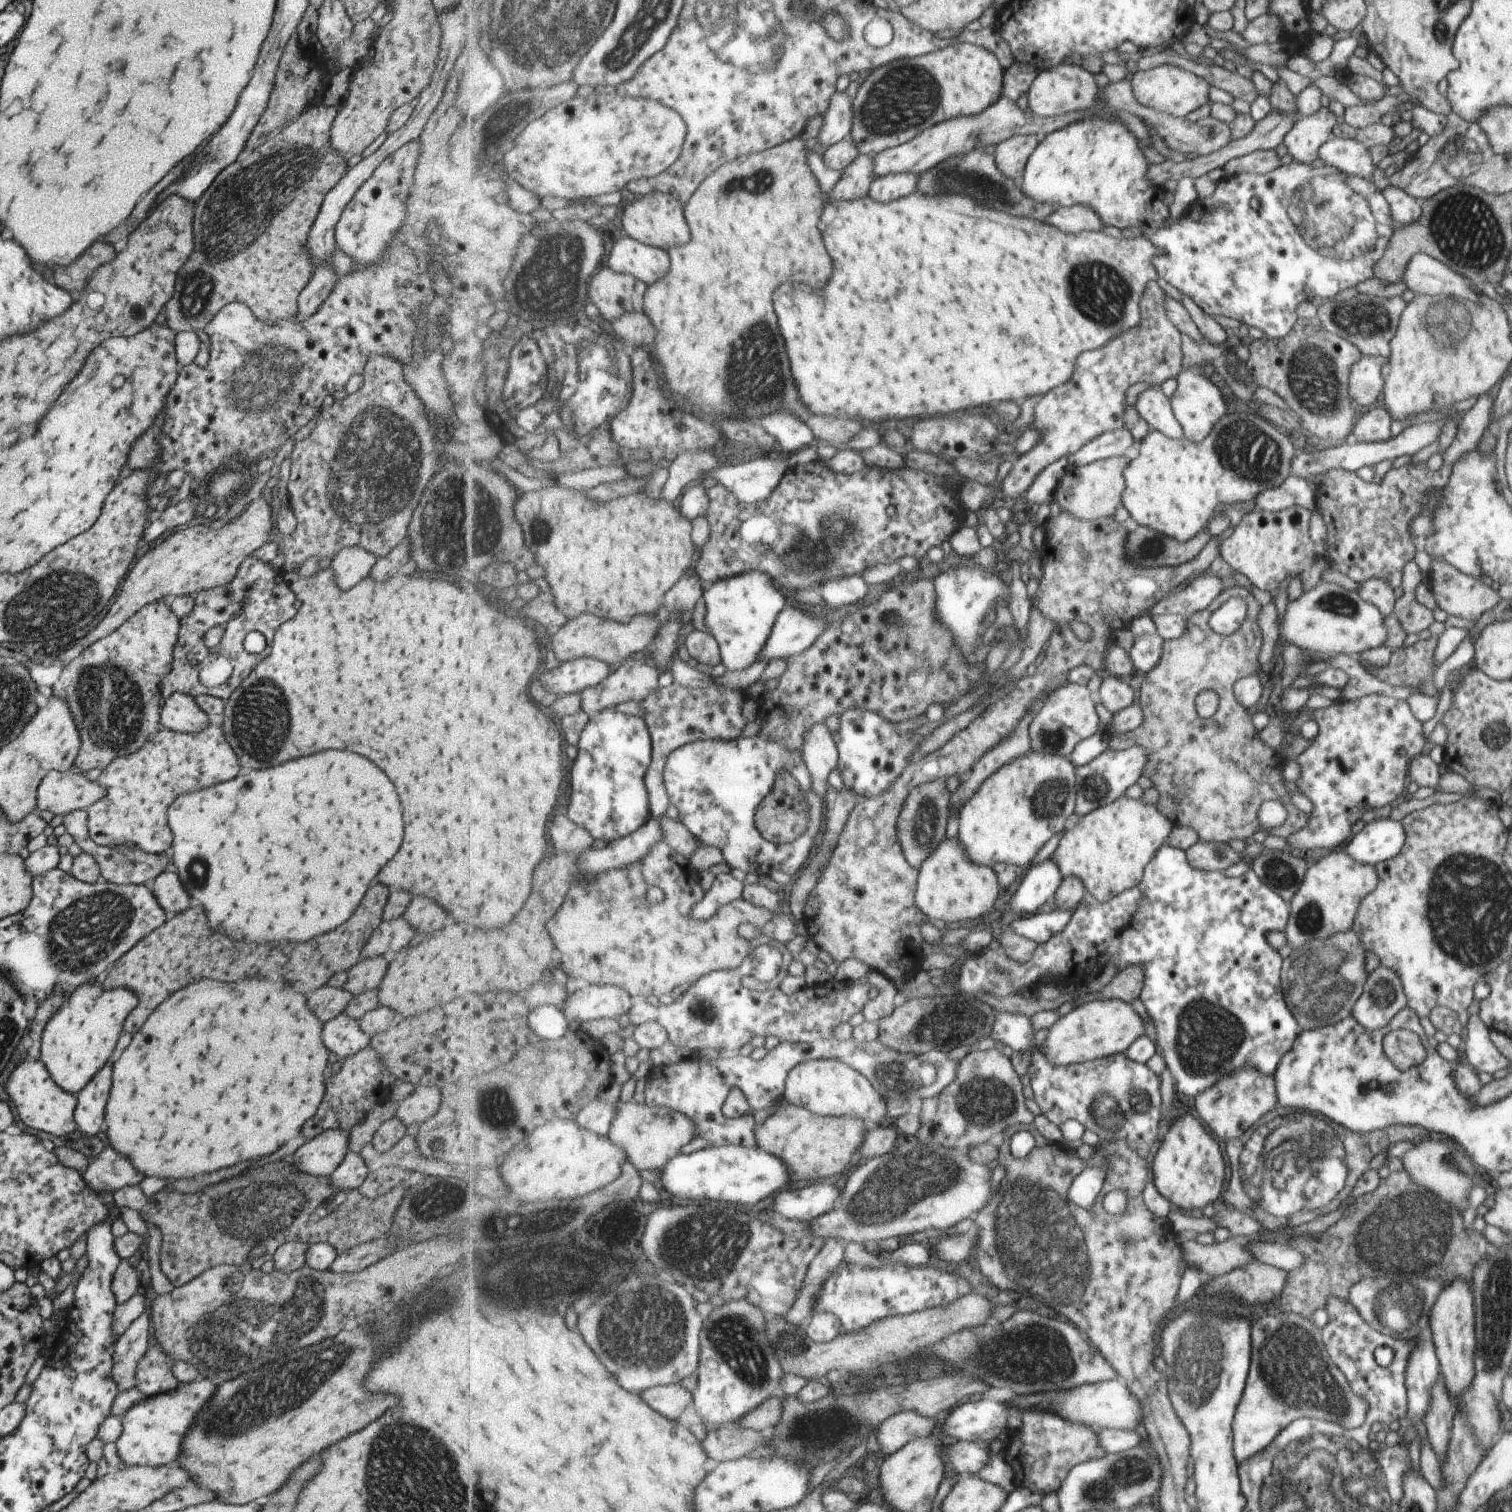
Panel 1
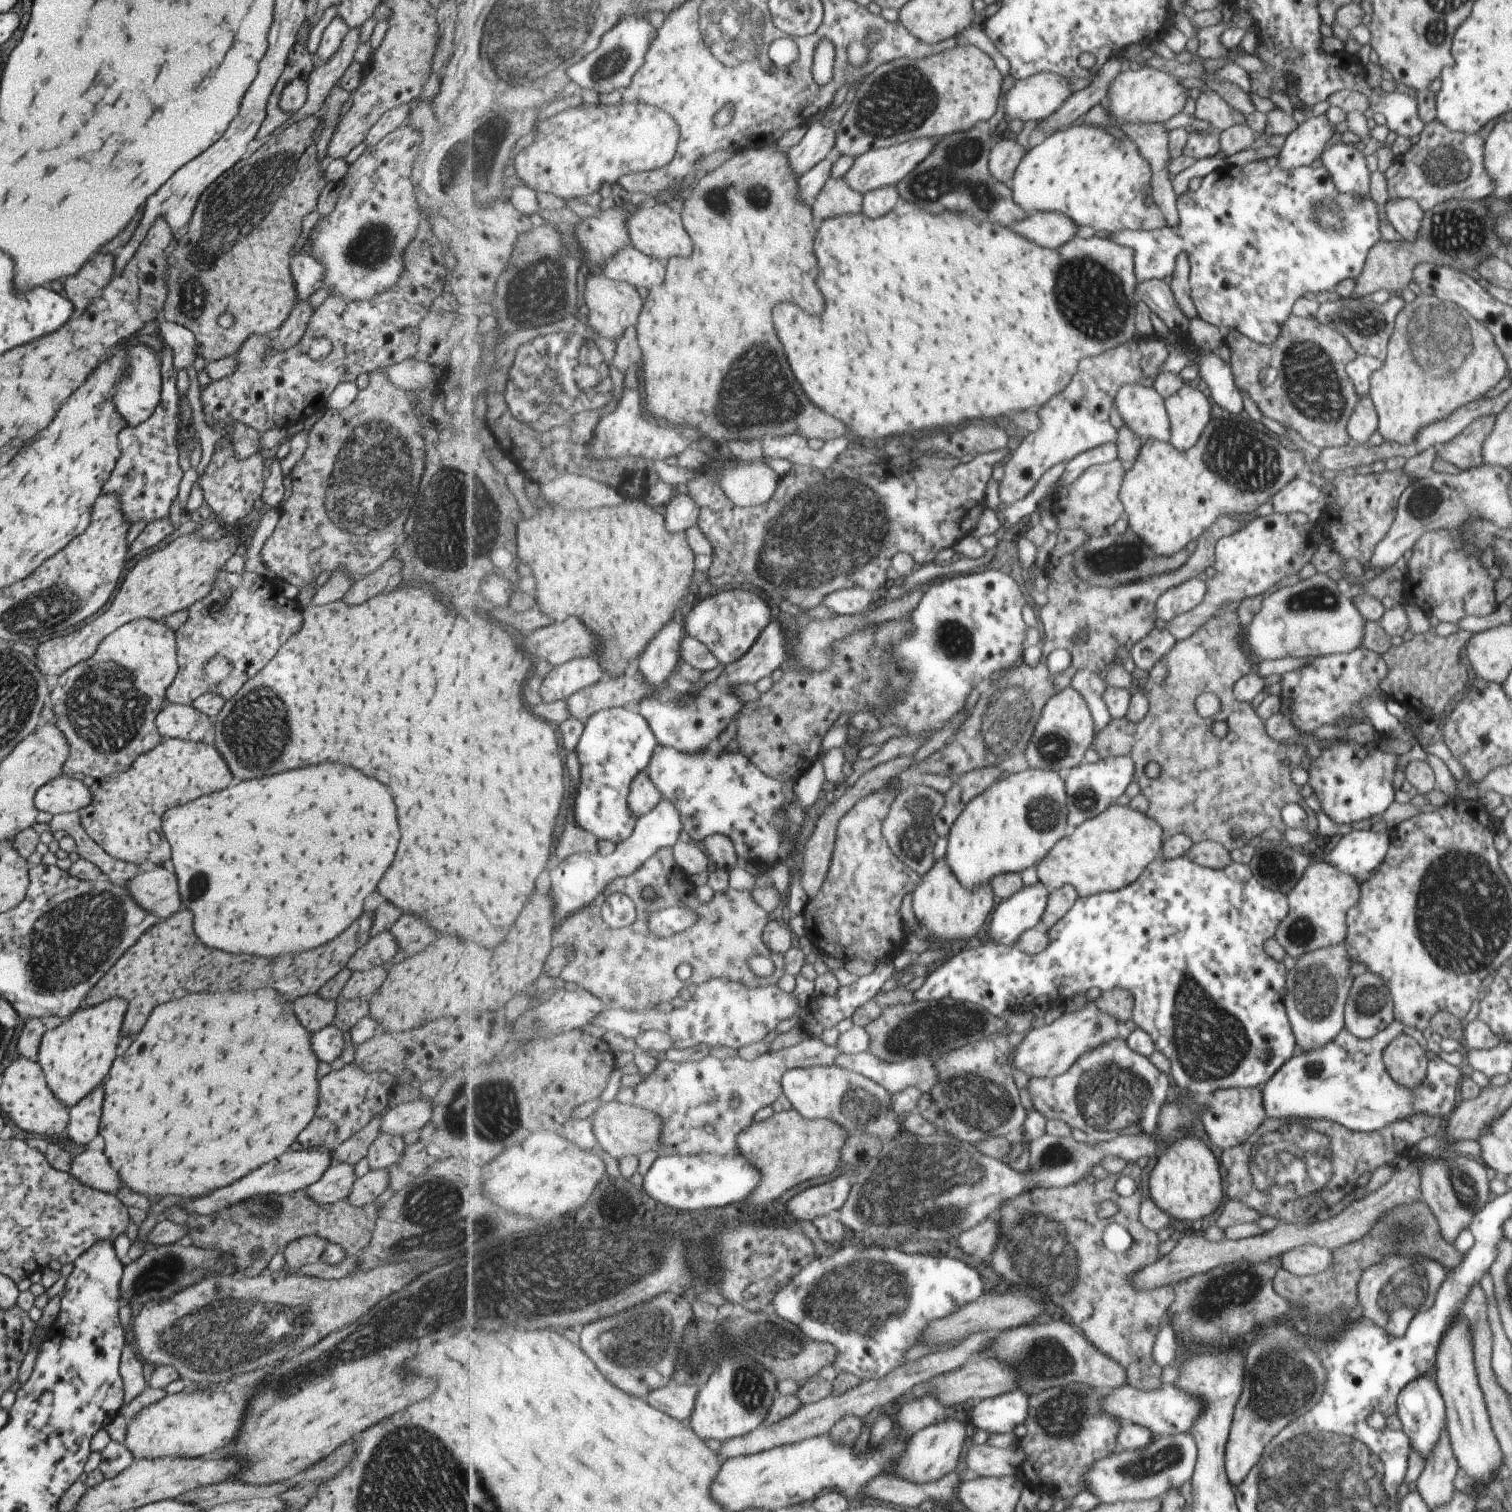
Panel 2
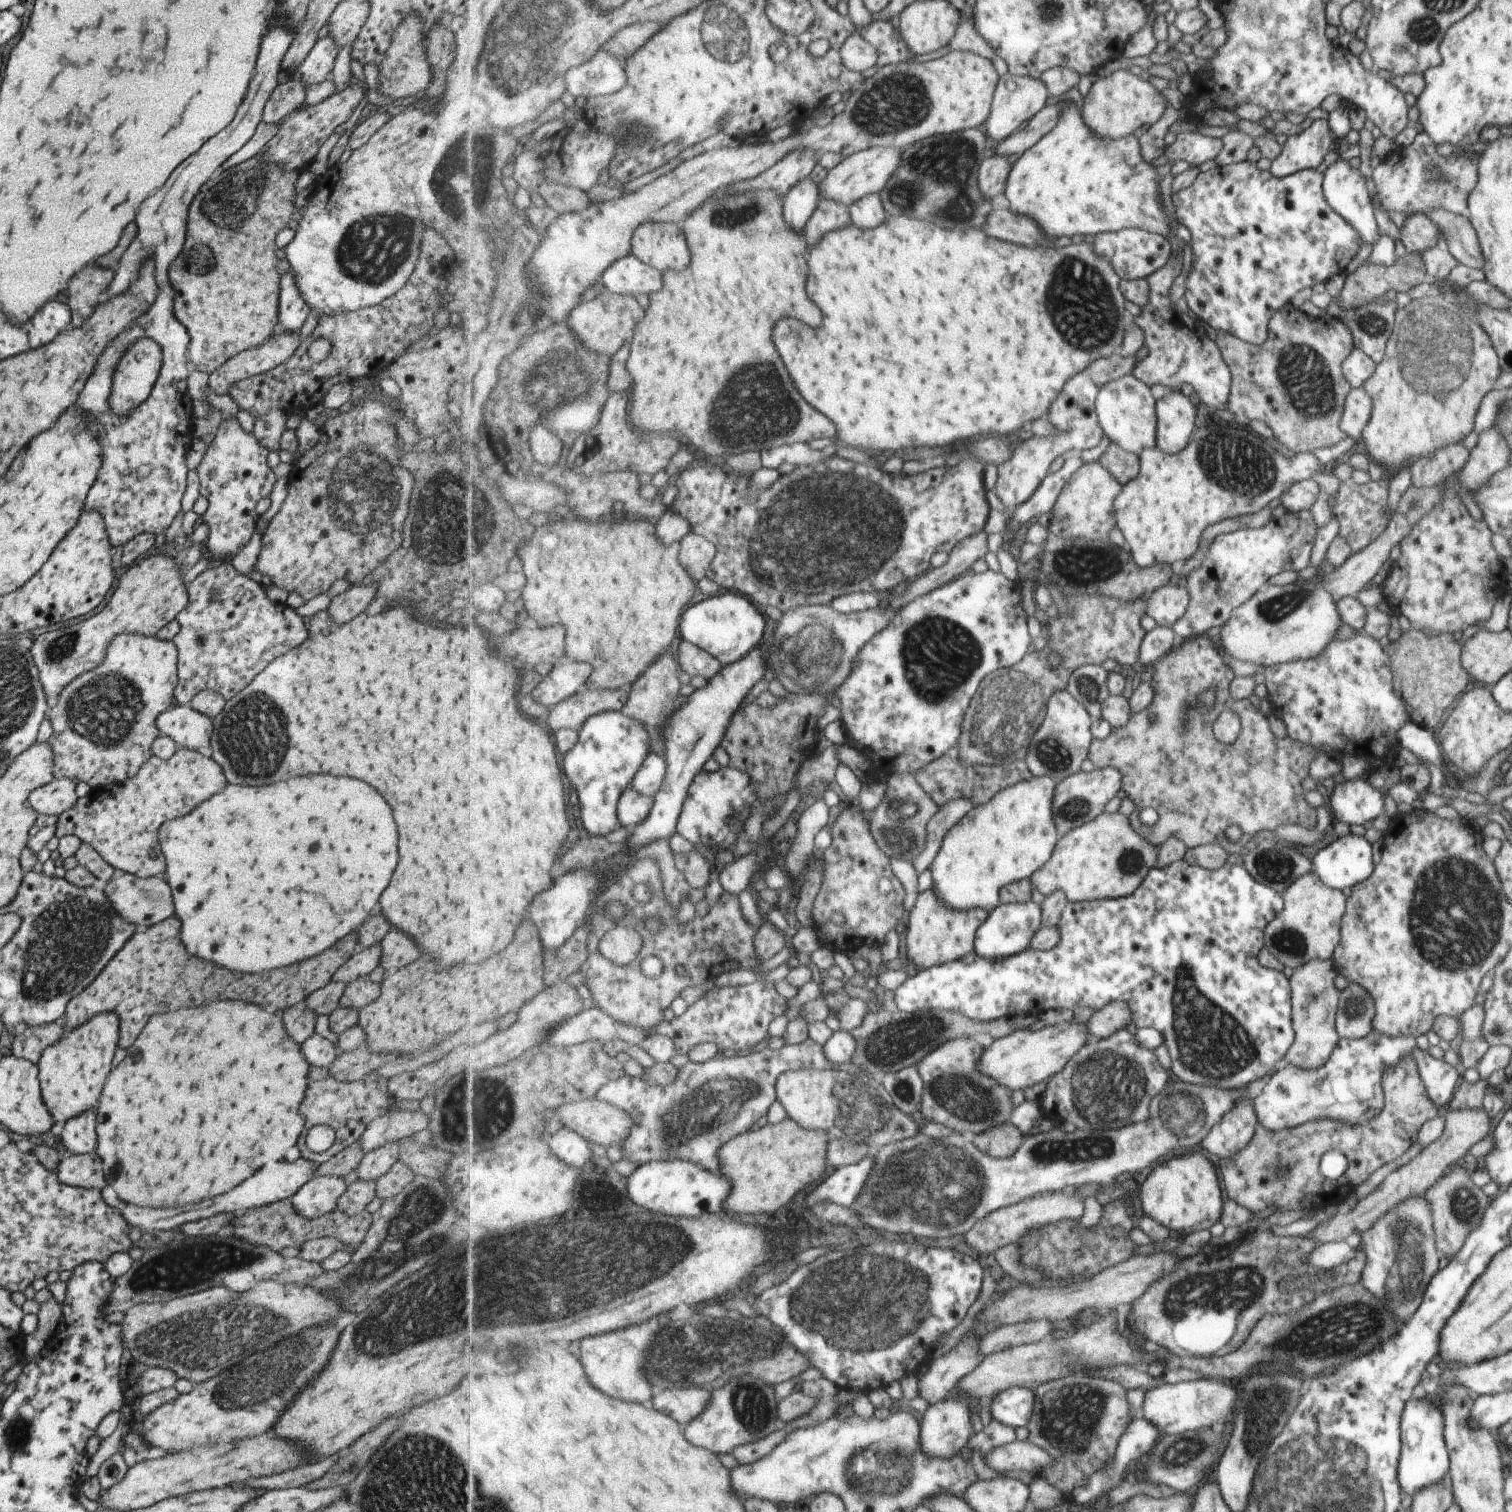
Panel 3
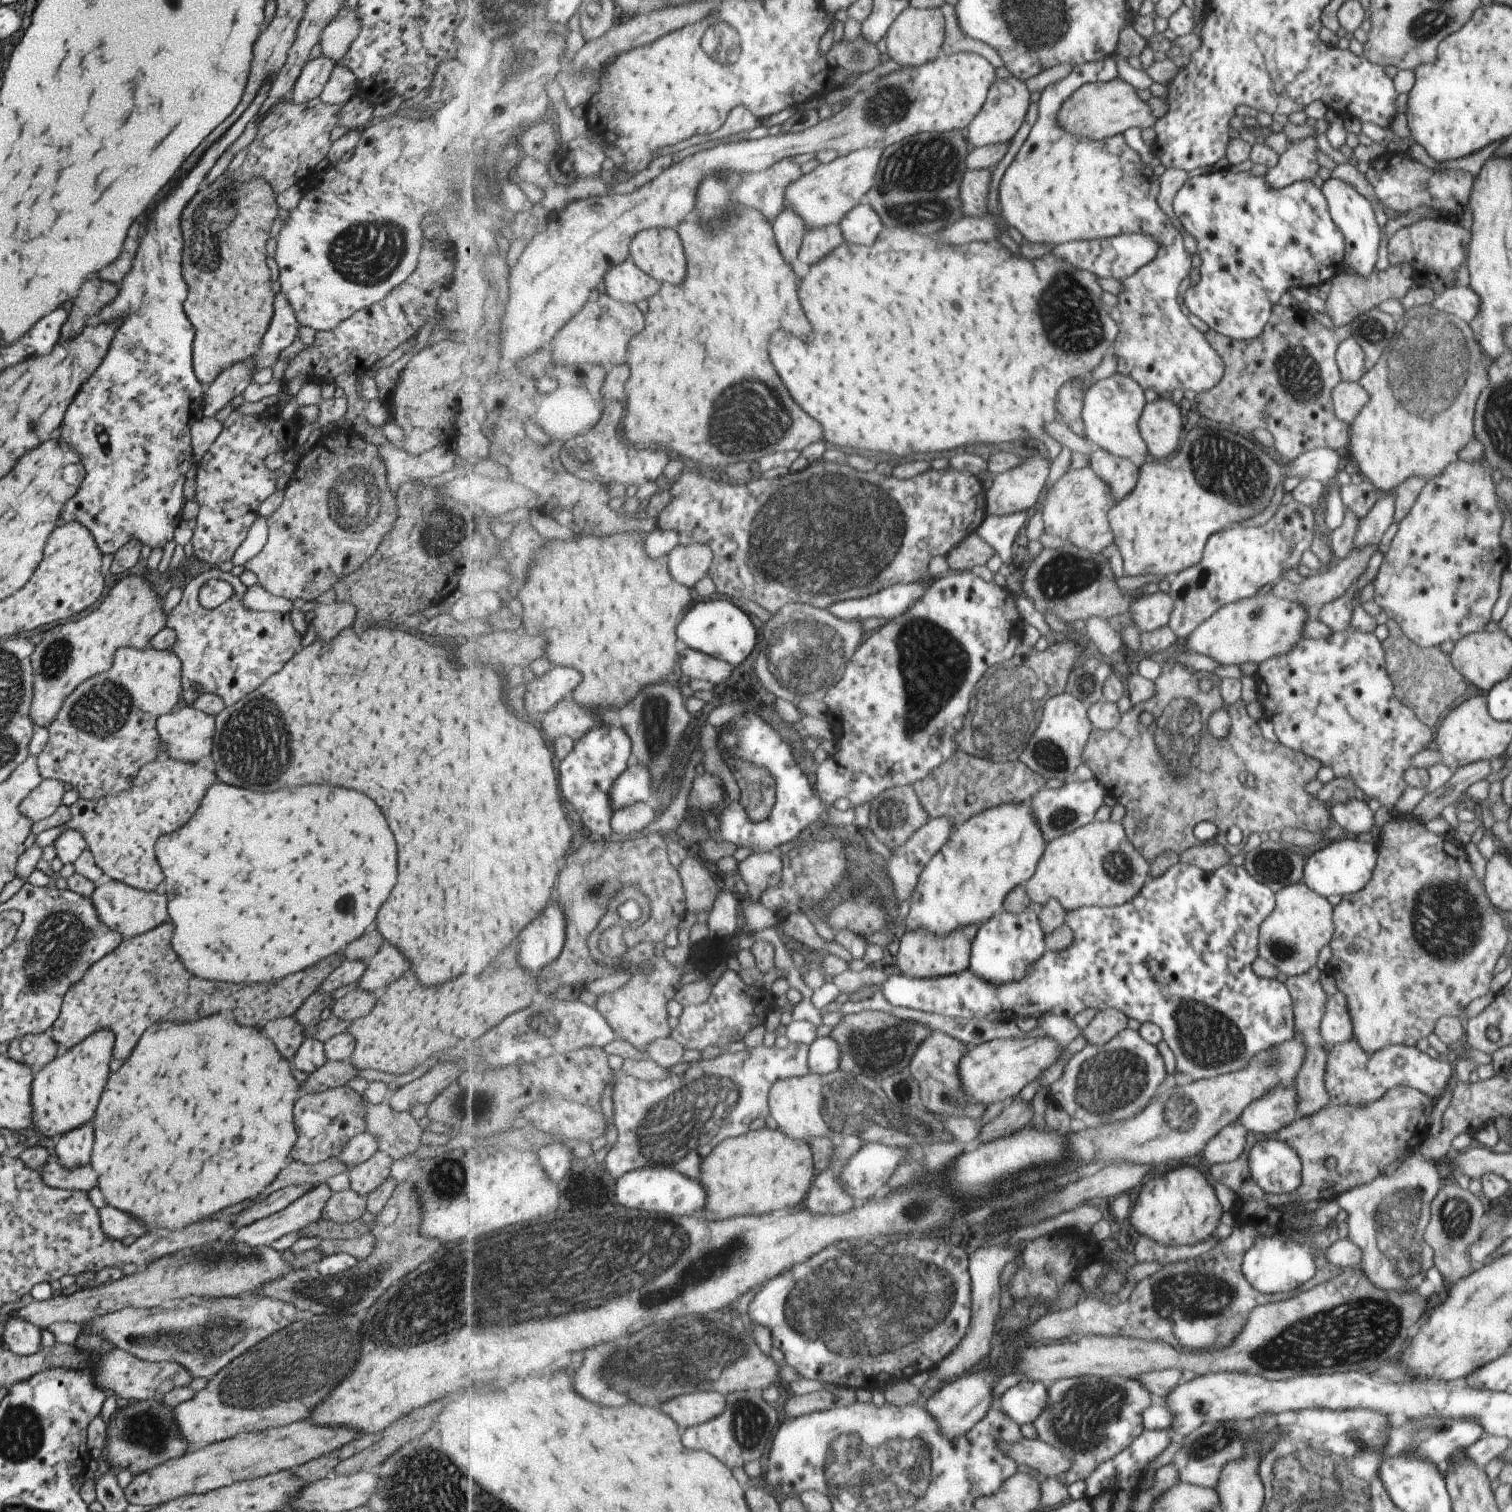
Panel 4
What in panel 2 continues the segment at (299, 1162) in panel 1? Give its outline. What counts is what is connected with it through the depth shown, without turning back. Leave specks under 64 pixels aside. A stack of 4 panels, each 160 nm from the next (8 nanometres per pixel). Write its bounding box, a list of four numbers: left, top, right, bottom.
[185,1147,331,1215]

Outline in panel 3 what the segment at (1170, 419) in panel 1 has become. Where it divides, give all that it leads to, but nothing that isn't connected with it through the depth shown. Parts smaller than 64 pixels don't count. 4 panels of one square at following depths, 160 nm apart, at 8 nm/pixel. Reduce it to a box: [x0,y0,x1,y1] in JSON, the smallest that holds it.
[1096,374,1156,454]

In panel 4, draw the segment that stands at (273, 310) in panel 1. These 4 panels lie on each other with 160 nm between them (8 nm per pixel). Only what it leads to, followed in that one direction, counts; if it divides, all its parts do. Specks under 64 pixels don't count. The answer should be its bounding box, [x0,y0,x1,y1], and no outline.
[180,171,277,383]

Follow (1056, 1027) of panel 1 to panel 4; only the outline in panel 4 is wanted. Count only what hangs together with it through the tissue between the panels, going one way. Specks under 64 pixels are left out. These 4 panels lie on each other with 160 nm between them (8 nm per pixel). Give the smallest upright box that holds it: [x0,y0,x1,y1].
[960,1036,1064,1106]

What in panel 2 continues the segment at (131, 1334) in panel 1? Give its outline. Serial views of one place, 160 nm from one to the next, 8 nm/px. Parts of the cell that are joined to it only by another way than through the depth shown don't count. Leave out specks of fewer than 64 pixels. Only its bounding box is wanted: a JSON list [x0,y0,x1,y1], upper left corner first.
[118,1342,145,1402]

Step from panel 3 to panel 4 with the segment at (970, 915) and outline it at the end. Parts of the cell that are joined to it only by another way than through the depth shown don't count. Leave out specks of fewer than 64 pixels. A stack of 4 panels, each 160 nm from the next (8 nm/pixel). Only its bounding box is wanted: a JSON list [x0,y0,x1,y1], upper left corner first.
[896,924,981,979]

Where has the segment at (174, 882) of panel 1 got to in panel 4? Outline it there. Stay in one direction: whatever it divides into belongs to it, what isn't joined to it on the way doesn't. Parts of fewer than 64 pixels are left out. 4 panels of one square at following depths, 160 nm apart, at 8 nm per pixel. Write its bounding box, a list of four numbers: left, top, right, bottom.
[89,879,168,939]

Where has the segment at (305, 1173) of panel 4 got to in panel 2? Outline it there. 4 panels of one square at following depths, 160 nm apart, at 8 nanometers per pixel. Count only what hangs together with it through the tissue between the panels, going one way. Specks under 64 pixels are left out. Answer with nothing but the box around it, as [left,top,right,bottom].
[331,1113,383,1166]

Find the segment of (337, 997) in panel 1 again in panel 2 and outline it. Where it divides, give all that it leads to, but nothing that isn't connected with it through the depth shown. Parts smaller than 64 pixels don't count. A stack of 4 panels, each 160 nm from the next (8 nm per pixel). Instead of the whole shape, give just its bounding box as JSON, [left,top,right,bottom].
[293,993,336,1032]

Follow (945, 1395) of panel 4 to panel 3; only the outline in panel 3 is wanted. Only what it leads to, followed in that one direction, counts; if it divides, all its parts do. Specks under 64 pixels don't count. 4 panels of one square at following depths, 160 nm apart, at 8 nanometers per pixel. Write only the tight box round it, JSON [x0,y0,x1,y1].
[920,1399,978,1460]

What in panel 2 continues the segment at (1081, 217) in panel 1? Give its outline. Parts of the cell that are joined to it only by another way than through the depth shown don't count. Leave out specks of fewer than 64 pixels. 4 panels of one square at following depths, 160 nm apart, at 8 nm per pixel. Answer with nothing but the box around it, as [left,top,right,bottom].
[1009,211,1078,248]

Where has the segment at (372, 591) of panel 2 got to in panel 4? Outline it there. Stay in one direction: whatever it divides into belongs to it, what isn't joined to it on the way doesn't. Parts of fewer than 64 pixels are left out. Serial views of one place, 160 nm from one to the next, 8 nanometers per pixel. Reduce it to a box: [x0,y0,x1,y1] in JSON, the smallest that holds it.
[310,601,357,640]

